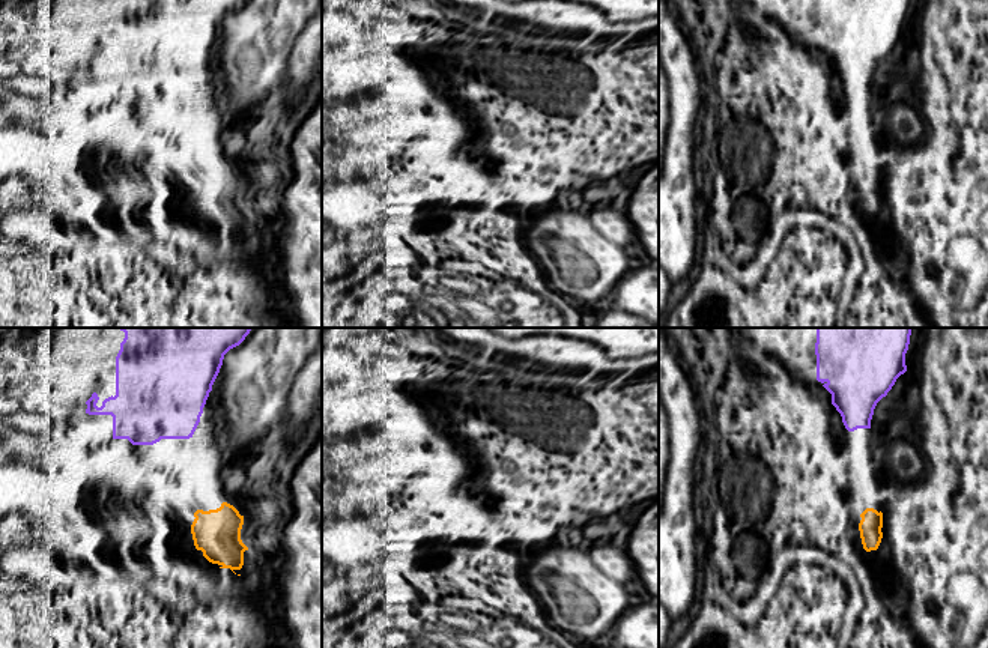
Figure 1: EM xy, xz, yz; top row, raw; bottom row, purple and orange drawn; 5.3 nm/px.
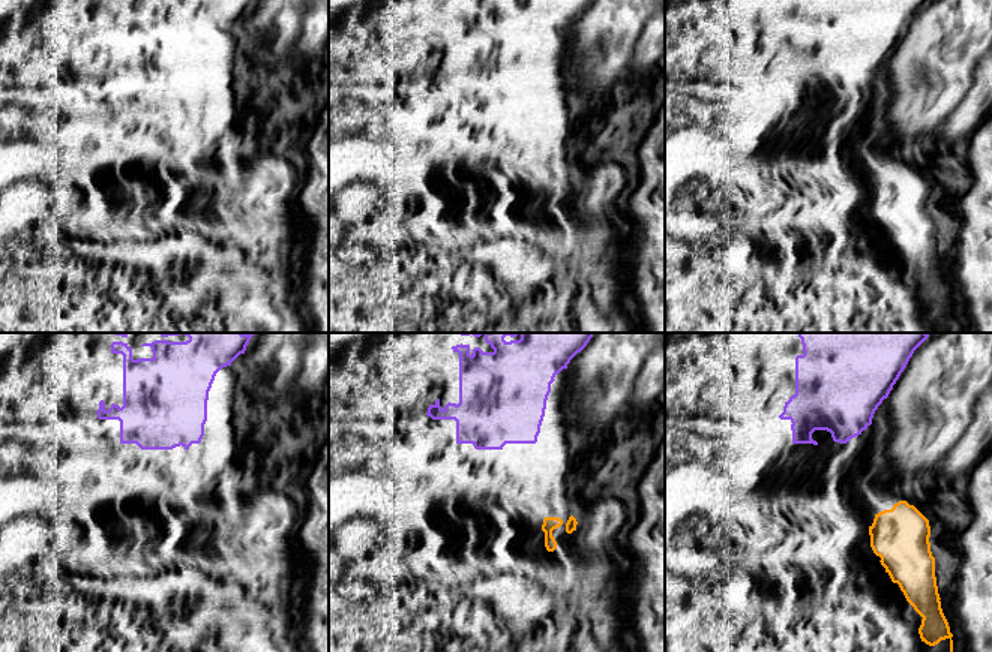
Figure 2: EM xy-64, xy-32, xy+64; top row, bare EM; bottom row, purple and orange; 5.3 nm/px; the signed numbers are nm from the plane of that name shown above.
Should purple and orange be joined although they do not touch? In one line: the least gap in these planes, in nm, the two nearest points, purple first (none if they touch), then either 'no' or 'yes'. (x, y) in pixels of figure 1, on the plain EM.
380 nm | xy (188, 101), (197, 173) | yes

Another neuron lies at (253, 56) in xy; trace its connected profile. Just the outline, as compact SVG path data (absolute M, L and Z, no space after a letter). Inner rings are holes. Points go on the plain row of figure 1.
M245 0L223 23L217 68L229 89L238 120L254 117L269 93L289 77L289 56L308 20L322 12L322 0Z

